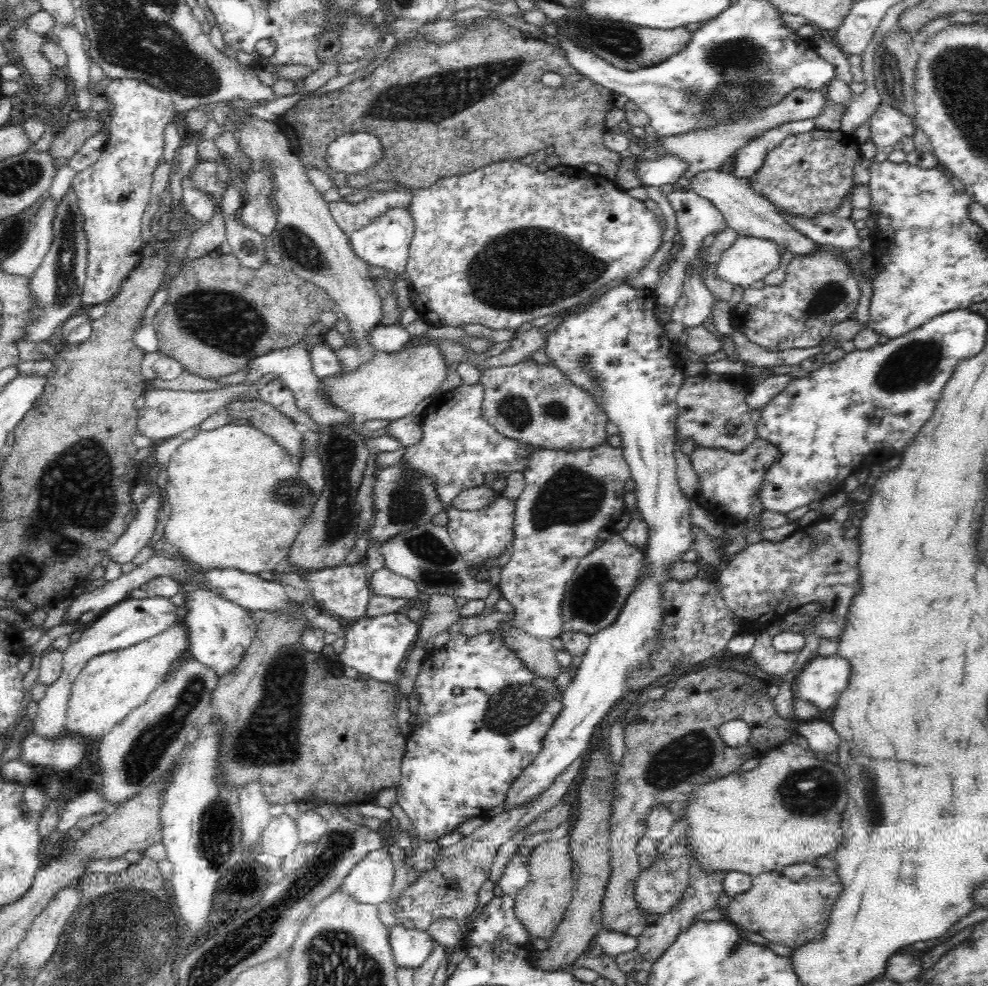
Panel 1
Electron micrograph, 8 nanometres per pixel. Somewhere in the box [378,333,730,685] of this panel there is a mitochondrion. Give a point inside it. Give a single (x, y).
(572, 495)

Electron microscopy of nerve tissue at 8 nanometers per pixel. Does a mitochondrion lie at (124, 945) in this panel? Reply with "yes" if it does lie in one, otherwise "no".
yes

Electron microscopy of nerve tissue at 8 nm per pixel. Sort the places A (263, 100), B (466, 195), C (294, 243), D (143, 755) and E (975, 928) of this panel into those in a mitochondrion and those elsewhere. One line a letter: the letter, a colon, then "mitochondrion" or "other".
A: other
B: other
C: mitochondrion
D: mitochondrion
E: other

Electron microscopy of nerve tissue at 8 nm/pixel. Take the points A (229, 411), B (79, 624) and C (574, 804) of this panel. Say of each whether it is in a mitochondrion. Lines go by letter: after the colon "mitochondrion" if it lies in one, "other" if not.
A: other
B: other
C: other

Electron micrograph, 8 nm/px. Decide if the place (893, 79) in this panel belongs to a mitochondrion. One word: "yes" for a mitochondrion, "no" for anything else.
yes

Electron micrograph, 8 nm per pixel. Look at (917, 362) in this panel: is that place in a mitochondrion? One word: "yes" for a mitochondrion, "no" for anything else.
yes

